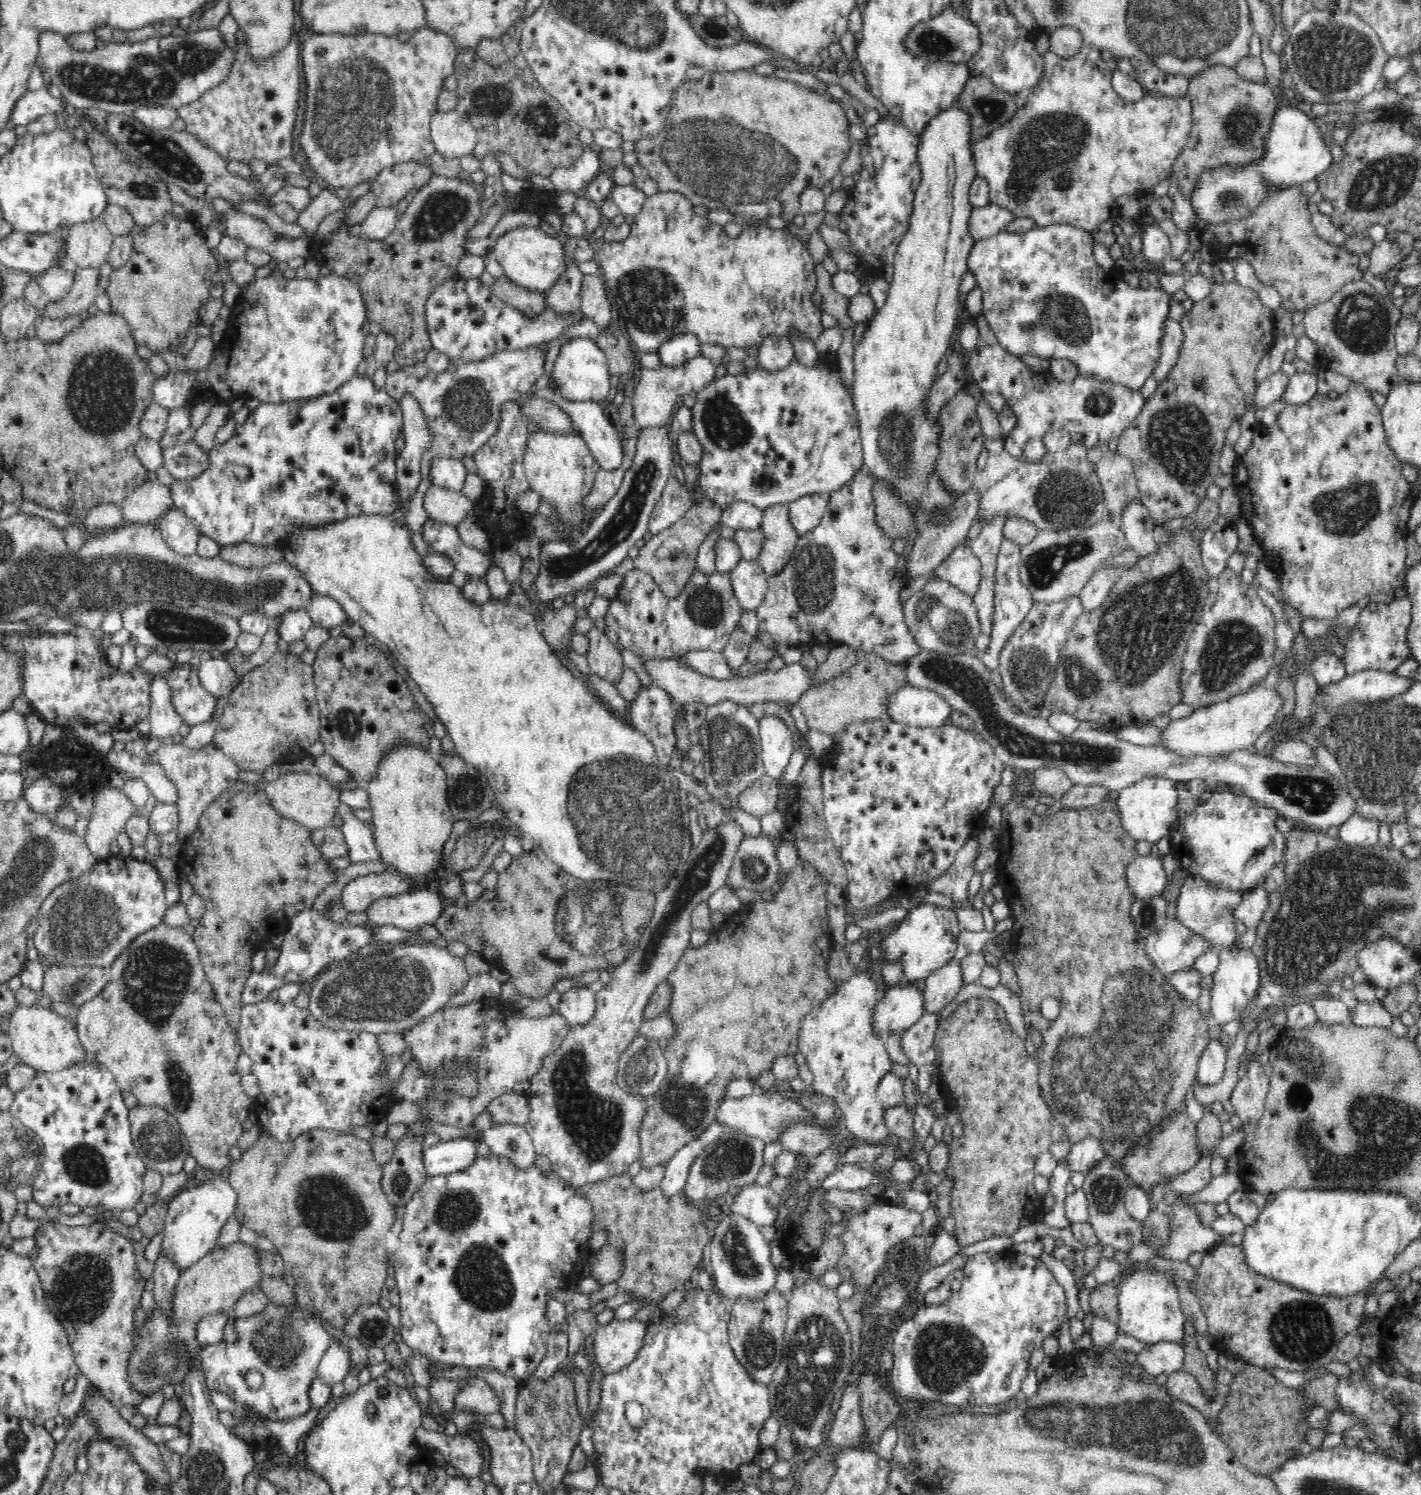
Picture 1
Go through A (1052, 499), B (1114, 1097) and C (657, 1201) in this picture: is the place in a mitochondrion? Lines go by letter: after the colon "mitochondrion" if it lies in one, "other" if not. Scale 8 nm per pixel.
A: mitochondrion
B: mitochondrion
C: other

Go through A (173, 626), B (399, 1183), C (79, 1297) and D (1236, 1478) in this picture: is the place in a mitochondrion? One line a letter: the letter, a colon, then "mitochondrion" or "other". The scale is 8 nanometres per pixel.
A: mitochondrion
B: mitochondrion
C: mitochondrion
D: other

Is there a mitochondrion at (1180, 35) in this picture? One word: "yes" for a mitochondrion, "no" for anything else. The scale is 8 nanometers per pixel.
yes

